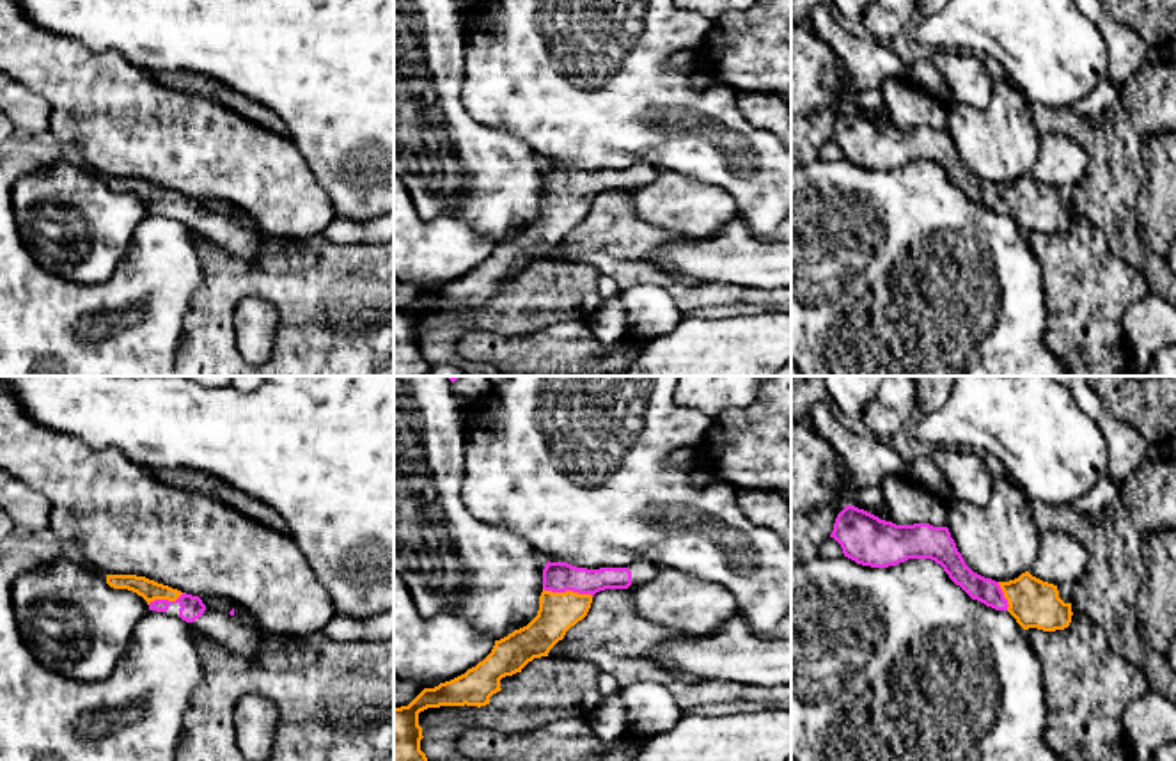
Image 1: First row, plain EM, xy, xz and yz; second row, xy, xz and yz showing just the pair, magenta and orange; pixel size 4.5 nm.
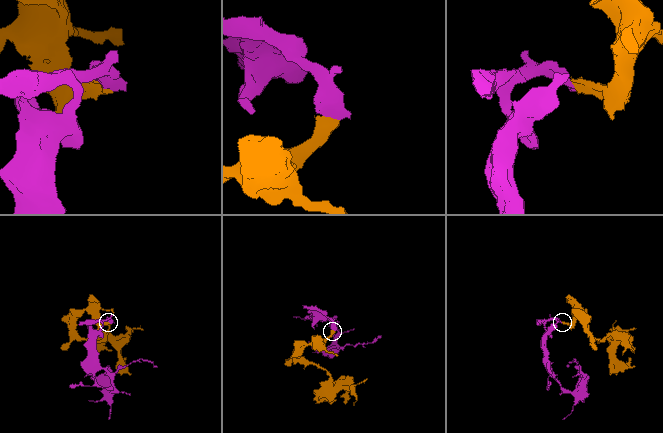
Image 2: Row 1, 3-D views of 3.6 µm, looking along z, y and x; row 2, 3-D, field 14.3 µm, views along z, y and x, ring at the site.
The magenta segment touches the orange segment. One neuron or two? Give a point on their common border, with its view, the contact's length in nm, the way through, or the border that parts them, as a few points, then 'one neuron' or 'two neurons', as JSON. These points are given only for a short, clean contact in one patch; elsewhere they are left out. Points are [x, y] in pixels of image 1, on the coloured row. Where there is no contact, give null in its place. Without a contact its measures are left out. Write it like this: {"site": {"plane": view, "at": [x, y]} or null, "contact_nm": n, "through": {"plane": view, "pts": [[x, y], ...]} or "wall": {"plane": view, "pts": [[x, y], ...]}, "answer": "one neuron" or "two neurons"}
{"site": {"plane": "xz", "at": [568, 589]}, "contact_nm": 220, "through": {"plane": "xz", "pts": [[557, 577], [568, 589], [557, 612]]}, "answer": "one neuron"}

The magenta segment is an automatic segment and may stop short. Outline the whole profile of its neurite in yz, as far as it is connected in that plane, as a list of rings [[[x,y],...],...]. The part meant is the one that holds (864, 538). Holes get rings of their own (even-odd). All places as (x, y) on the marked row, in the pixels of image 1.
[[[846,506],[830,534],[844,557],[862,566],[889,568],[908,559],[931,559],[972,600],[995,610],[1007,610],[1023,628],[1064,630],[1071,623],[1071,603],[1059,598],[1057,585],[1029,571],[1009,582],[995,582],[974,573],[963,561],[947,527],[929,523],[896,525]]]

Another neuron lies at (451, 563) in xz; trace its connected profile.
[[[394,376],[394,571],[403,577],[419,614],[458,614],[500,640],[527,626],[539,610],[546,559],[516,532],[474,518],[463,502],[465,413],[449,376]]]

